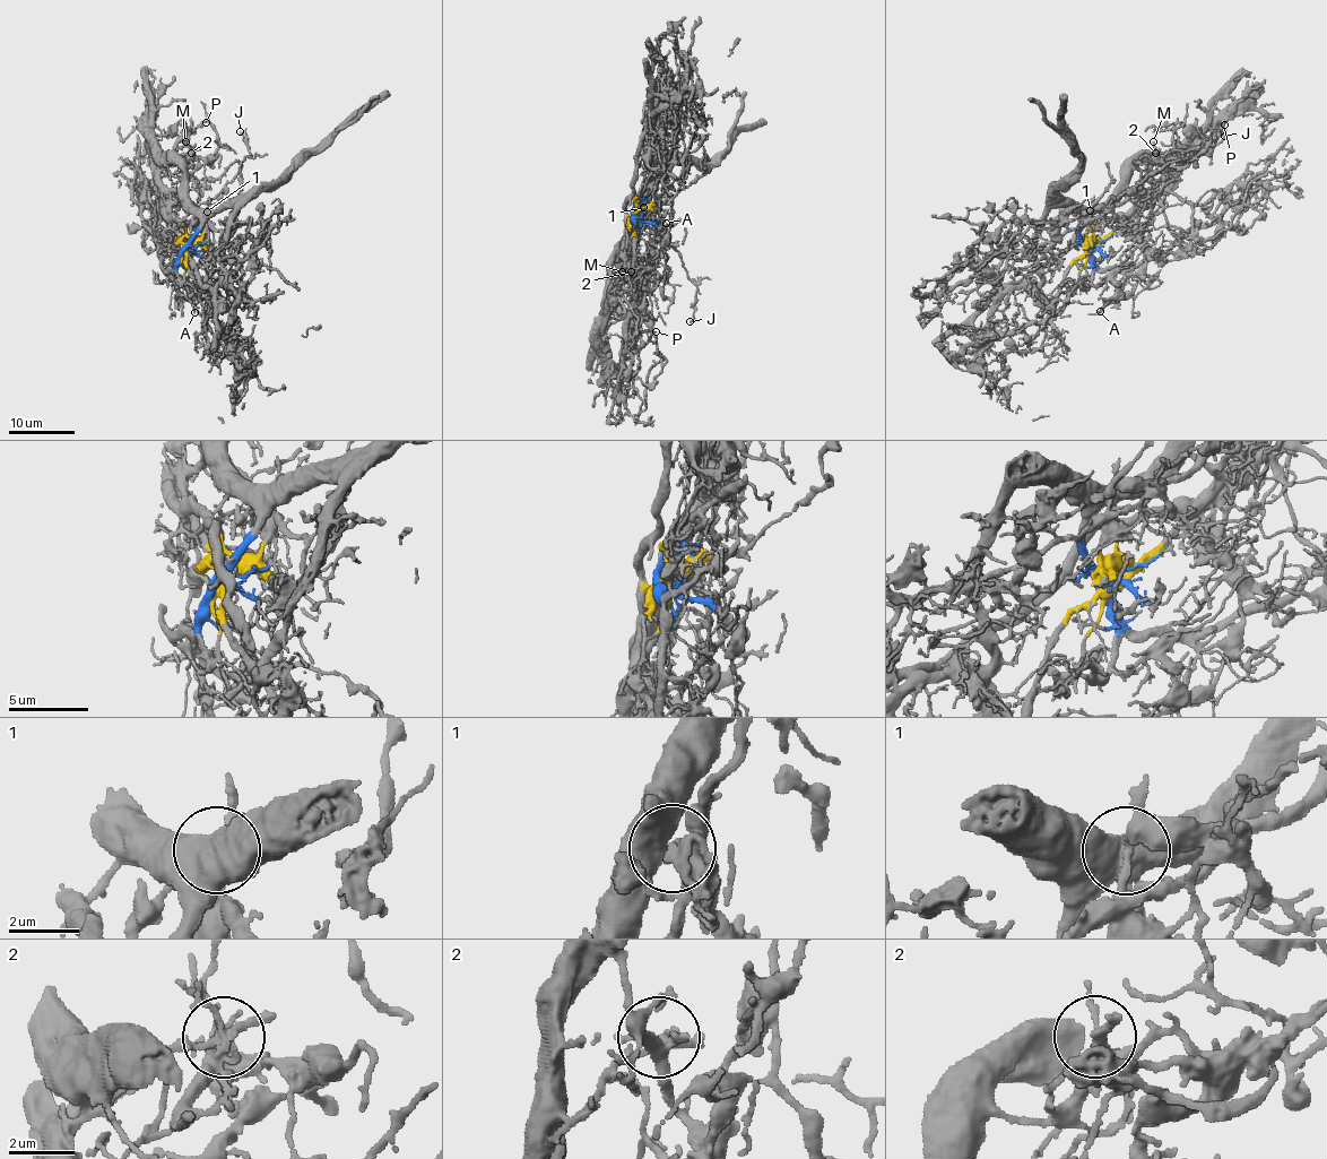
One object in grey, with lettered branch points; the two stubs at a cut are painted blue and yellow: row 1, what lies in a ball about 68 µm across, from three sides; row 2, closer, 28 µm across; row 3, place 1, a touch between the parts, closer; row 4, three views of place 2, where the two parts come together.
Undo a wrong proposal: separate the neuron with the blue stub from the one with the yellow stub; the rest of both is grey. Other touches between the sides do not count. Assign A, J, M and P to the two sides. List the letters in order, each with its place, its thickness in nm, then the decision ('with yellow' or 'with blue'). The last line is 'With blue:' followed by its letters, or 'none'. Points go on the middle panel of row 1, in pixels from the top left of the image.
A: place (666, 223); calibre 90 nm; with blue
J: place (690, 321); calibre 130 nm; with yellow
M: place (622, 271); calibre 150 nm; with blue
P: place (656, 331); calibre 180 nm; with blue
With blue: A, M, P

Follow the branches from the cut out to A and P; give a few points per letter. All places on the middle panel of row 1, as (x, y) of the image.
A: (635, 213), (634, 247), (638, 253), (650, 249), (653, 238), (665, 230), (667, 223)
P: (635, 213), (639, 200), (613, 260), (609, 302), (617, 317), (632, 316), (635, 334), (656, 333)

